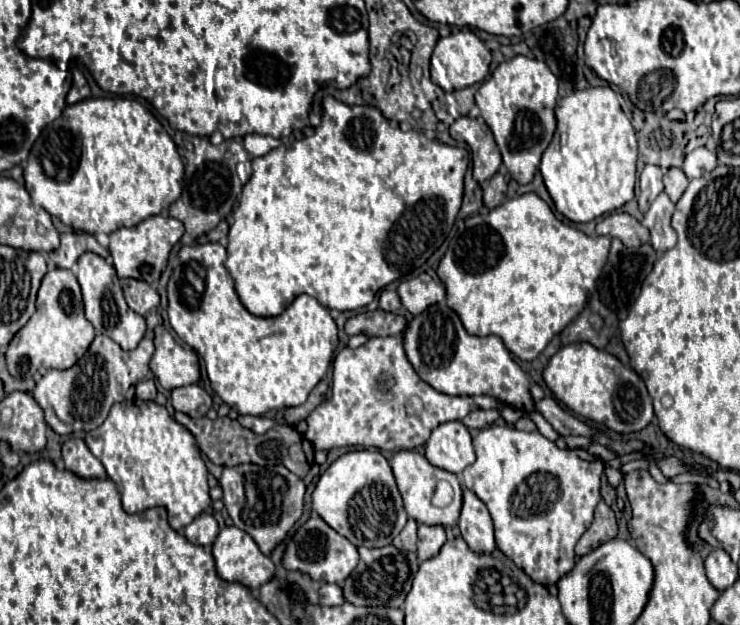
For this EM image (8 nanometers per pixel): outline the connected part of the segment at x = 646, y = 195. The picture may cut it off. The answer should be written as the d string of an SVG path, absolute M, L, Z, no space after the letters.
M647 164L645 170L639 176L639 210L645 212L649 208L649 202L653 202L653 198L657 198L657 194L663 192L663 182L661 182L661 168Z

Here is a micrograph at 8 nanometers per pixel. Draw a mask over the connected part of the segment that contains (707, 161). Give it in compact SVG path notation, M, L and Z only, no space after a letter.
M695 148L693 152L689 152L685 156L685 164L683 164L683 172L687 174L687 178L701 178L701 174L709 174L717 164L717 156L713 152L709 152L707 148Z

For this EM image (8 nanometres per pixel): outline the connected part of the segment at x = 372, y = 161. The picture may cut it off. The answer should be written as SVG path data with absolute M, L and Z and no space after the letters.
M323 96L321 106L323 106L321 124L315 128L313 136L307 136L291 146L279 146L279 148L271 150L269 154L251 160L253 174L251 174L249 182L243 186L239 206L233 212L233 224L229 228L229 244L227 244L229 258L225 262L225 268L229 270L229 274L235 282L239 300L255 316L277 316L299 294L309 294L309 296L317 298L317 302L321 306L335 308L335 310L357 310L357 308L367 306L383 286L391 284L397 278L411 276L417 268L421 268L427 262L427 258L443 244L443 240L449 234L449 230L453 228L455 216L461 208L463 176L465 176L465 170L469 164L467 150L443 144L439 140L429 140L419 130L391 128L387 118L375 106L367 106L367 104L349 106L345 102L335 100L333 96Z

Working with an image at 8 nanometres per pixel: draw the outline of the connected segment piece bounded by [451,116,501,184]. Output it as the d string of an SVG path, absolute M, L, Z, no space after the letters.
M461 116L451 124L451 136L469 144L473 158L473 178L479 184L485 184L501 166L501 154L489 126L481 118Z

